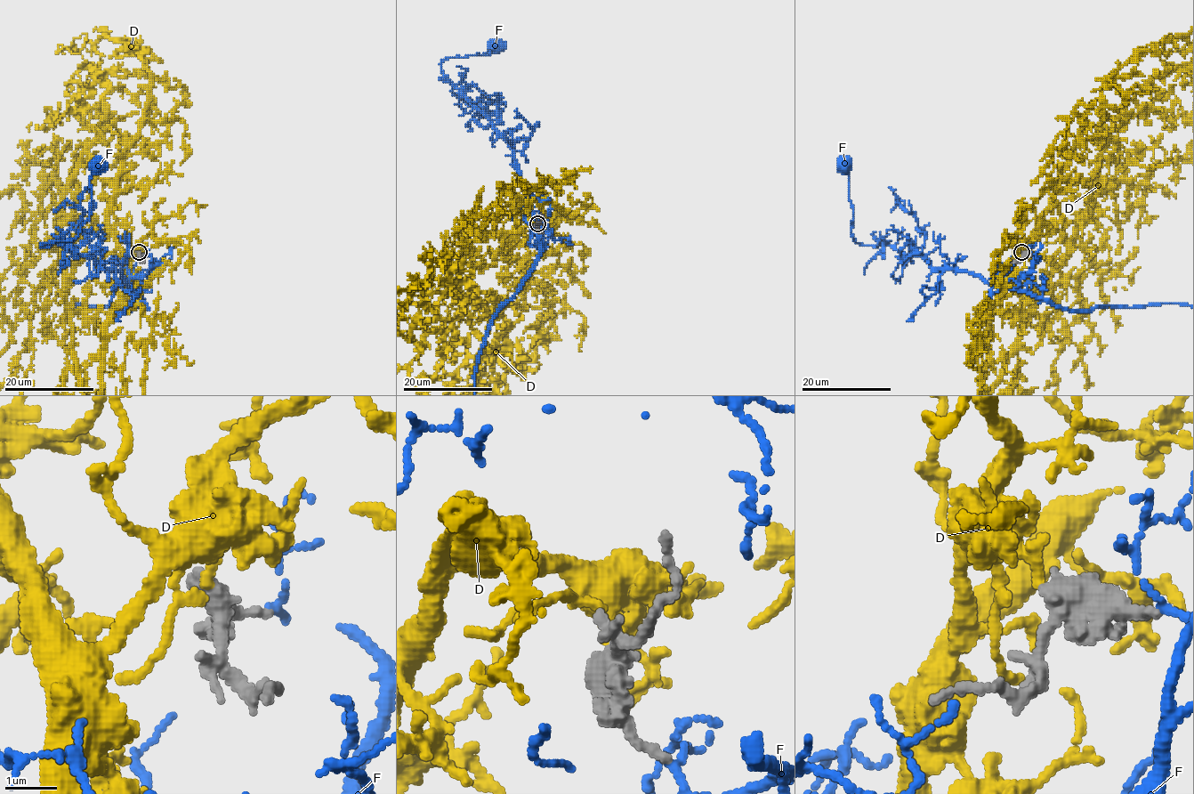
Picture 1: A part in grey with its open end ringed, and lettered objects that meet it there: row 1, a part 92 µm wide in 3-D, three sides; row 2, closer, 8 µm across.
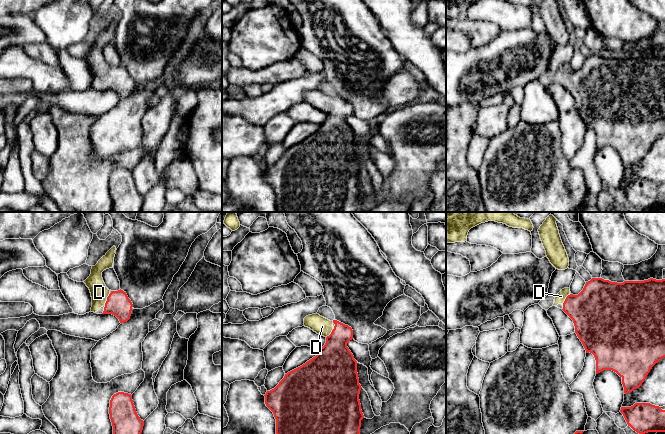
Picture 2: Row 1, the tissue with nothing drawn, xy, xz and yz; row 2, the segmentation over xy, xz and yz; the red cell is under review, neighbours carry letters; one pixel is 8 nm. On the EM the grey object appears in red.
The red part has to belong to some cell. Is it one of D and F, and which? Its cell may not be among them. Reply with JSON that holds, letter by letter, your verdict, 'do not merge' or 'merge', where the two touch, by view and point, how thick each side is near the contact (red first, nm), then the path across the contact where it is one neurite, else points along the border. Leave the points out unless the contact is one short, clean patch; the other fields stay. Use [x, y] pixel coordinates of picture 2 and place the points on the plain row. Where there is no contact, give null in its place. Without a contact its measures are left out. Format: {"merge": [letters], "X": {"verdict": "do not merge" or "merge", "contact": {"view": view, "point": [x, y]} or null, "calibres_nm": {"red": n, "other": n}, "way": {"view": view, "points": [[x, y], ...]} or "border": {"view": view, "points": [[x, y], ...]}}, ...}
{"merge": ["D"], "D": {"verdict": "merge", "contact": {"view": "xy", "point": [107, 75]}, "calibres_nm": {"red": 190, "other": 140}, "way": {"view": "xy", "points": [[118, 80], [107, 75], [99, 68]]}}, "F": {"verdict": "do not merge", "contact": null}}

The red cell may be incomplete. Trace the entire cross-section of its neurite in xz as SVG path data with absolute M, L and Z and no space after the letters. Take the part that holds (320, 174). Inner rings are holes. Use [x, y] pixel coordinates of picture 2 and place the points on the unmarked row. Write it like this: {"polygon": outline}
{"polygon": "M319 90L306 92L304 102L324 112L326 119L315 133L285 150L279 160L264 171L266 182L276 195L276 210L277 212L358 212L364 191L359 176L362 163L359 160L357 137L347 123L347 119L353 115L353 106L348 101L337 96L330 97Z"}

